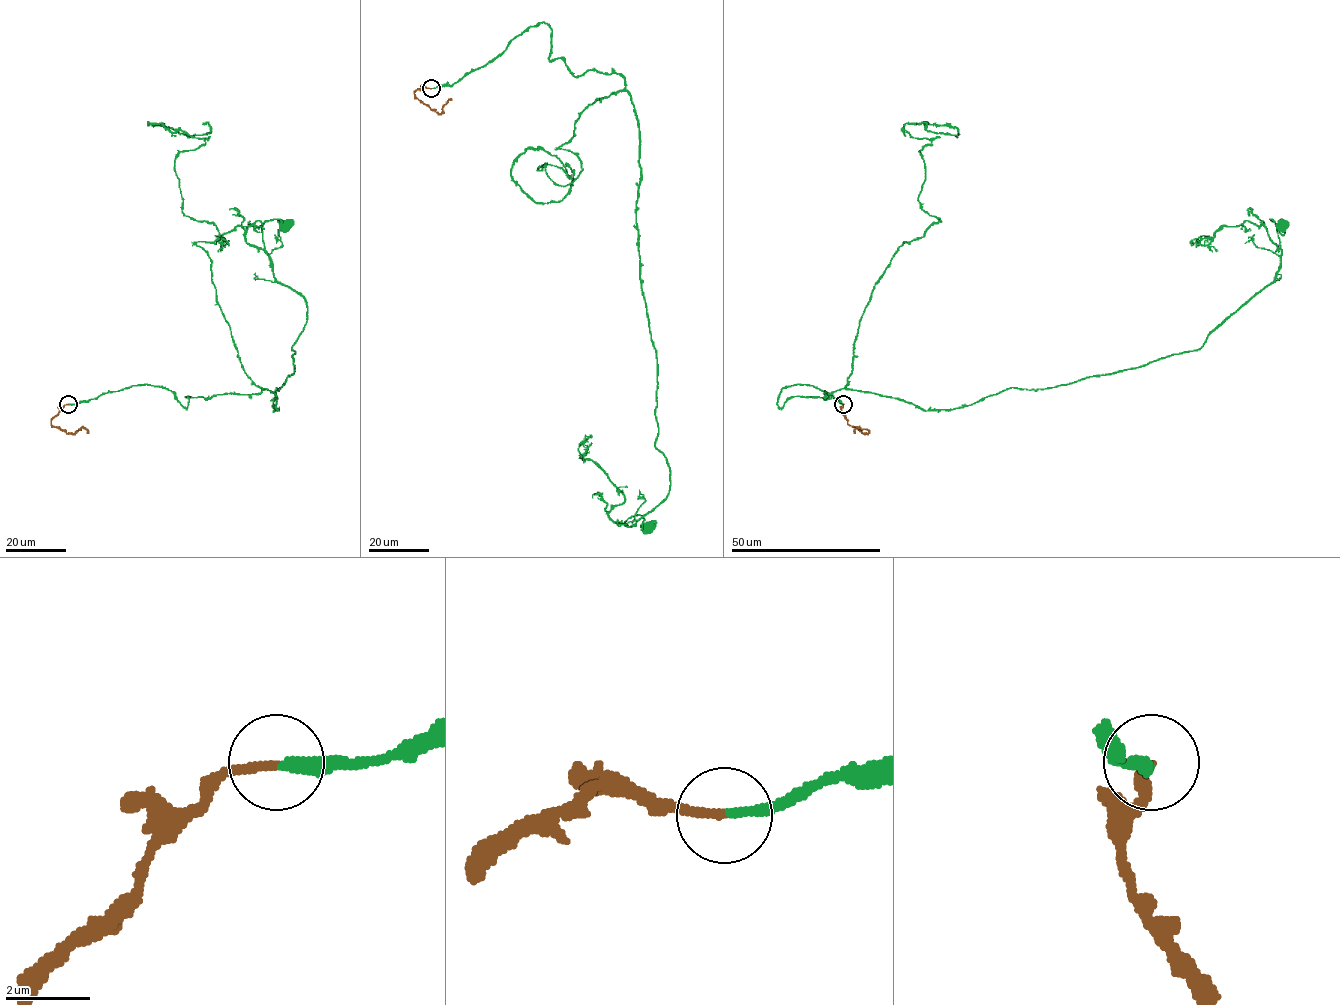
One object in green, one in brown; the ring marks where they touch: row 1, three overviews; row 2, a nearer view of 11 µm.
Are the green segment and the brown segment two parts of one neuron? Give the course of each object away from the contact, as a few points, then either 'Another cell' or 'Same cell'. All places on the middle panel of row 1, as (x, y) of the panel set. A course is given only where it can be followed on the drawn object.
Course of green: (431, 88), (545, 22), (550, 60), (624, 79), (669, 468), (665, 498), (625, 523), (650, 527). Course of brown: (431, 88), (421, 87), (414, 95), (439, 113), (452, 100). Same cell

